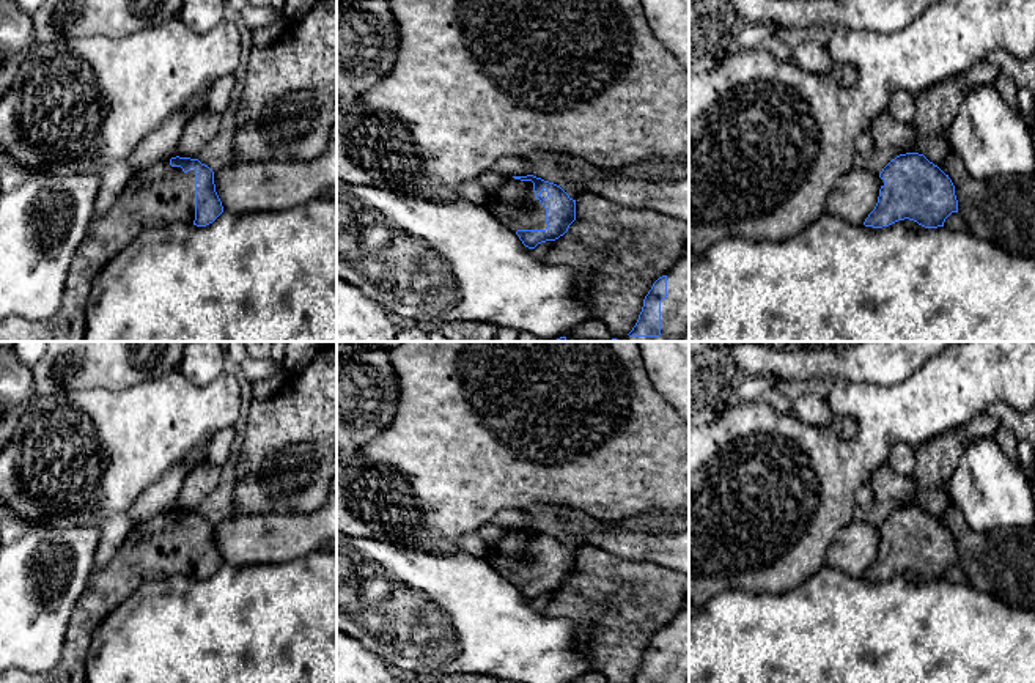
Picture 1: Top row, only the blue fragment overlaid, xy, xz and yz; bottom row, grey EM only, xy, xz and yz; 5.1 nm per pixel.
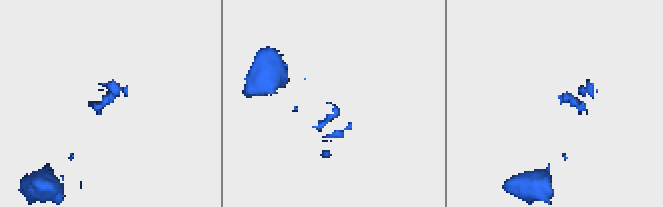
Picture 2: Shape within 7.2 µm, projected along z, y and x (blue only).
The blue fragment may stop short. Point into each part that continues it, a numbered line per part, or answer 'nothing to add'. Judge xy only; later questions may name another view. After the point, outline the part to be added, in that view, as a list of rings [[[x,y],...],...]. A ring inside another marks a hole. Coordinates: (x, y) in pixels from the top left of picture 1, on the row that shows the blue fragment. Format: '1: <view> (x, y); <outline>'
1: xy (159, 195); [[[170,159],[134,173],[113,206],[93,220],[76,250],[68,269],[66,286],[58,312],[44,319],[25,319],[9,316],[0,321],[0,342],[83,342],[87,301],[94,277],[142,233],[176,222],[193,225],[195,220],[195,170],[187,173],[181,167],[171,167]]]

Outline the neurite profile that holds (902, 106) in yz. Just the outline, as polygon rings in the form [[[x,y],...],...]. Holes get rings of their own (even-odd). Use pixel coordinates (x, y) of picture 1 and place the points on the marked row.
[[[893,91],[887,112],[903,124],[912,124],[915,115],[914,94],[909,91]]]

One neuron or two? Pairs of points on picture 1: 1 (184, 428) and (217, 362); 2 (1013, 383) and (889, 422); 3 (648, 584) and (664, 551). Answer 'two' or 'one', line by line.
1: two
2: one
3: two

